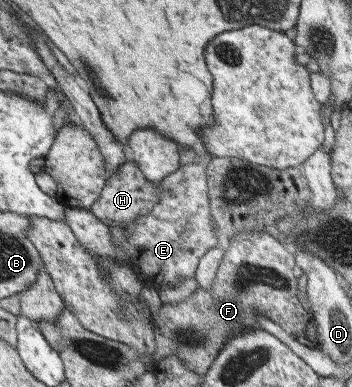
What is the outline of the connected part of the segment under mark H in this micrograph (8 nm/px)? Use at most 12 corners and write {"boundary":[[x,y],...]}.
{"boundary":[[136,162],[107,177],[89,211],[128,226],[160,200]]}

